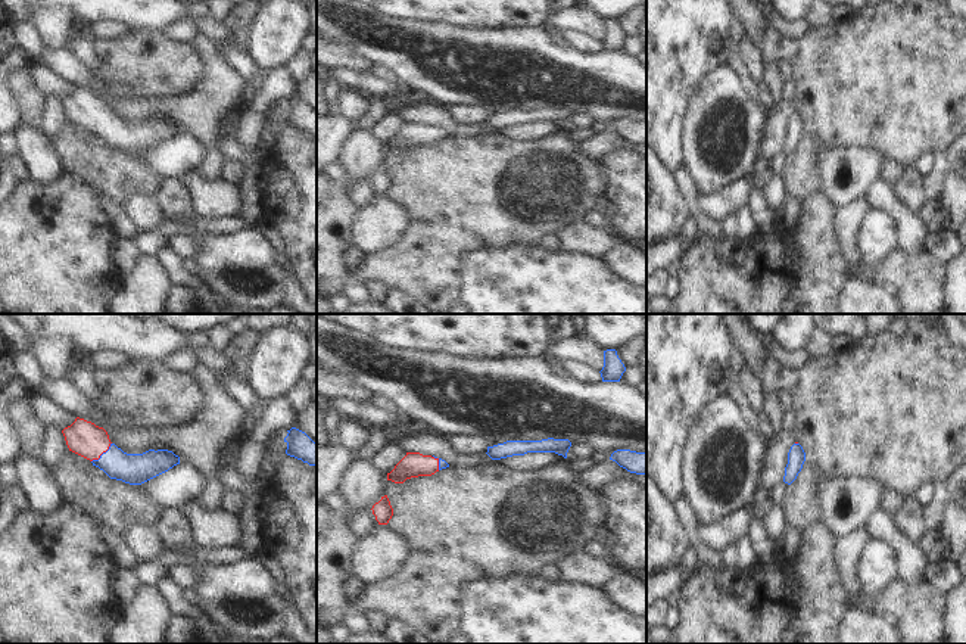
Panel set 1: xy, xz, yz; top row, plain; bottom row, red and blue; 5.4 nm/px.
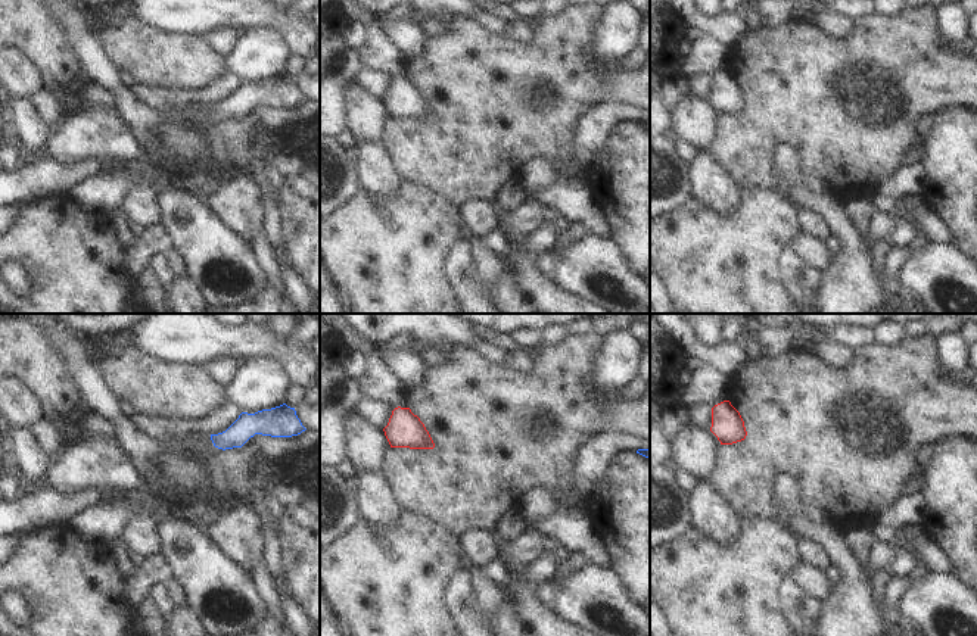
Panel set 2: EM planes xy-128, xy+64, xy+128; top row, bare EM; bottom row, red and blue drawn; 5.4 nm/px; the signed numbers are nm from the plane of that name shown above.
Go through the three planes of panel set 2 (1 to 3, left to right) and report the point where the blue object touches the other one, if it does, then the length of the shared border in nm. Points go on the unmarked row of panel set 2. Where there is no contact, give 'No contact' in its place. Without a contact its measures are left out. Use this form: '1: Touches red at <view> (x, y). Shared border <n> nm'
1: No contact
2: No contact
3: No contact.

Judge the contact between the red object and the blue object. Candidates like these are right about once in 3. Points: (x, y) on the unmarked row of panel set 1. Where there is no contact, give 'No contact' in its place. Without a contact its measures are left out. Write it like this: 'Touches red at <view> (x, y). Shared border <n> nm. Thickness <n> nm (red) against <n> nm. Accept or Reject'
Touches red at xy (102, 123). Shared border 160 nm. Thickness 190 nm (red) against 170 nm. Accept.

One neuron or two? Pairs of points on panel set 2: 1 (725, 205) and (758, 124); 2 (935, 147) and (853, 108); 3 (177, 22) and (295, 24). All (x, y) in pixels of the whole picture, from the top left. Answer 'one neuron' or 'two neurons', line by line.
1: two neurons
2: two neurons
3: one neuron

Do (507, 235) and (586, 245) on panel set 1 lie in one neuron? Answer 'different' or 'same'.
different

